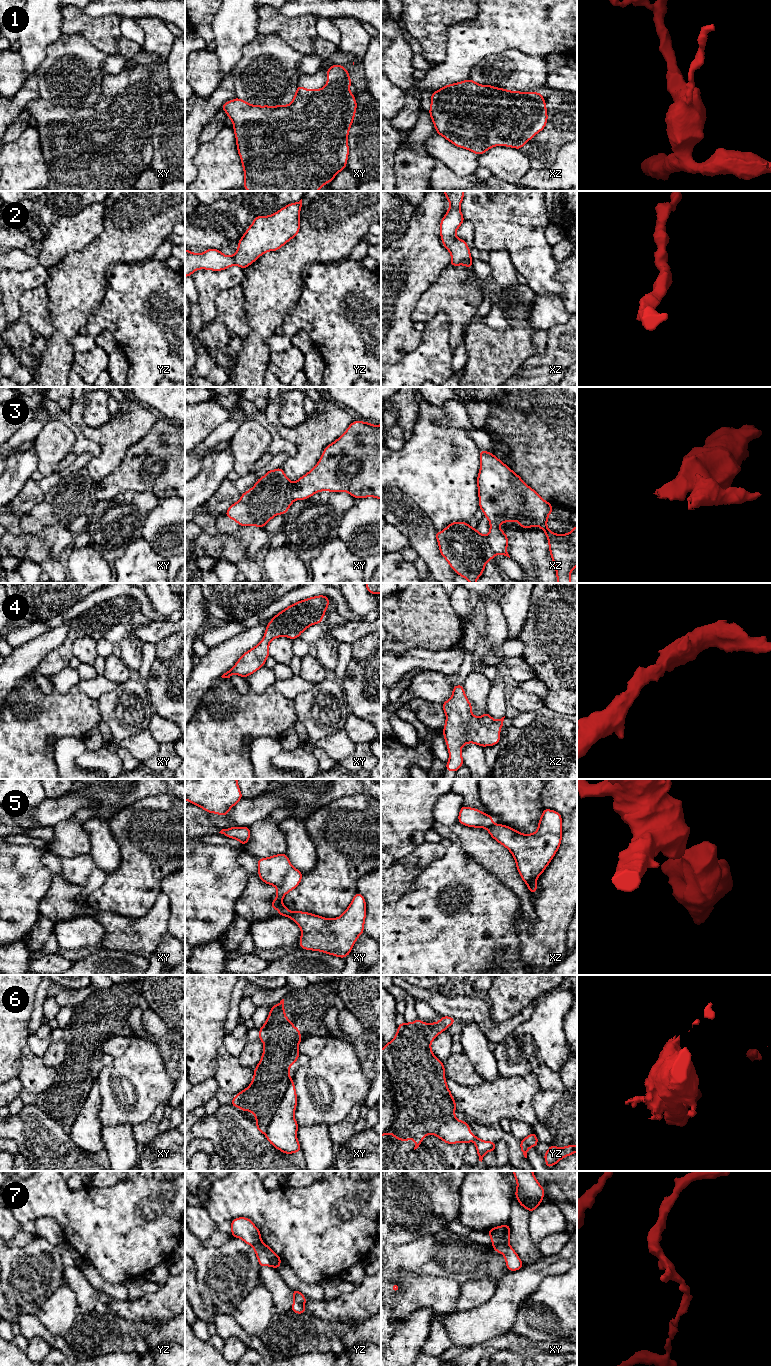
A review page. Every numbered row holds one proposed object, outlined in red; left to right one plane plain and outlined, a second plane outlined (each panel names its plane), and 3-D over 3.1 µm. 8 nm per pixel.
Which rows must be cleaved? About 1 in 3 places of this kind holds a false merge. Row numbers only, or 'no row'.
3, 5, 7

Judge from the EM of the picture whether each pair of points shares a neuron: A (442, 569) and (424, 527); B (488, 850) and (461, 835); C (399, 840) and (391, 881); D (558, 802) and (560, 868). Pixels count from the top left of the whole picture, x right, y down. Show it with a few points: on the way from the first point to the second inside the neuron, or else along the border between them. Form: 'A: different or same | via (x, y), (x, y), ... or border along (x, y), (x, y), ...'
A: same | via (433, 559), (424, 542), (424, 537)
B: same | via (481, 847), (468, 838)
C: different | border along (416, 847), (396, 860)
D: different | border along (566, 813), (562, 816)

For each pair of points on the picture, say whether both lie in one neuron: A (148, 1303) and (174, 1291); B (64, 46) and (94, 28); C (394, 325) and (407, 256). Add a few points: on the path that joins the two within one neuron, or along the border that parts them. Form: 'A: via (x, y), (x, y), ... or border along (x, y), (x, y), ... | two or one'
A: via (154, 1303), (162, 1303), (168, 1297) | one
B: border along (62, 34), (81, 34), (99, 50) | two
C: via (394, 308), (394, 280), (401, 273) | one

